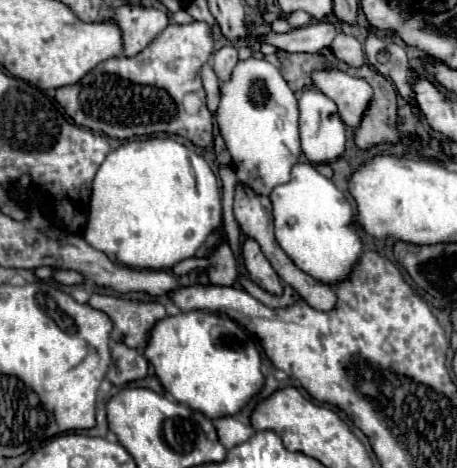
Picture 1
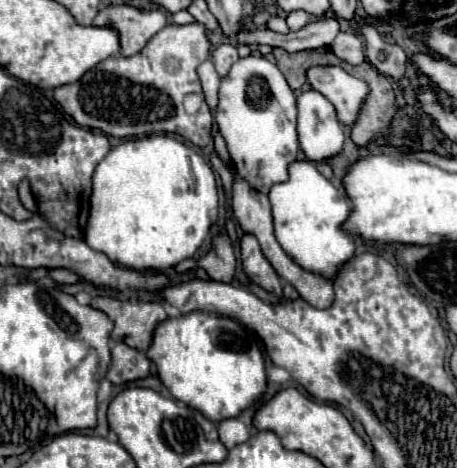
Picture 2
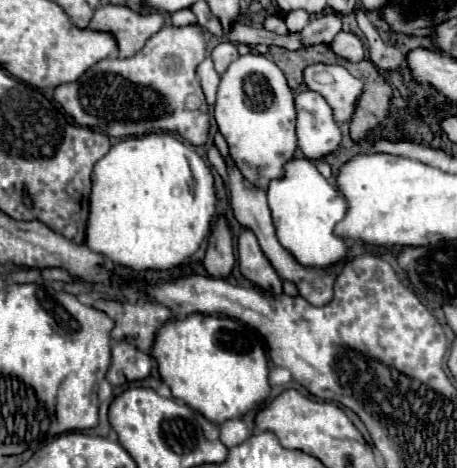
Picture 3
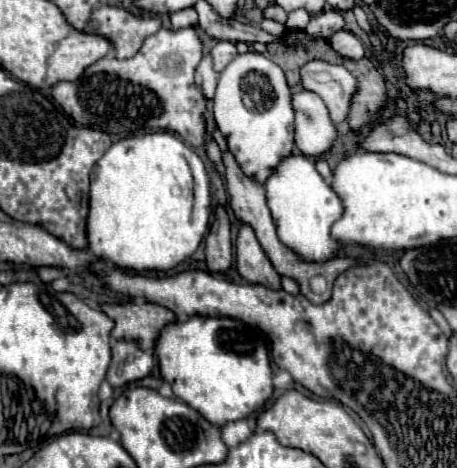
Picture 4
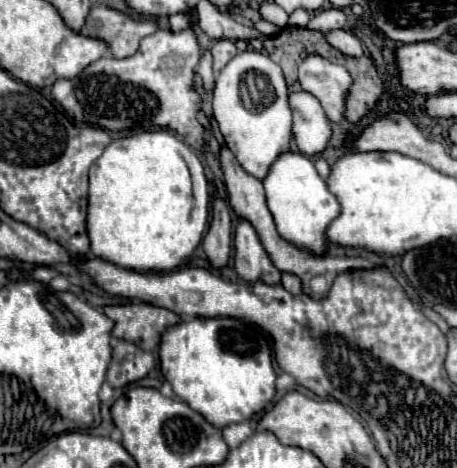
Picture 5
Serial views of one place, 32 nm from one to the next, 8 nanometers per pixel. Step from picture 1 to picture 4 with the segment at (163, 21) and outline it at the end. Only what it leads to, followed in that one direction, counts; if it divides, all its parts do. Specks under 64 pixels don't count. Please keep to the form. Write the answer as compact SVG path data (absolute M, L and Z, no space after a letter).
M98 6L92 10L92 16L82 32L104 36L110 40L116 58L130 58L134 56L142 40L160 30L158 16L134 16L122 8L114 6Z

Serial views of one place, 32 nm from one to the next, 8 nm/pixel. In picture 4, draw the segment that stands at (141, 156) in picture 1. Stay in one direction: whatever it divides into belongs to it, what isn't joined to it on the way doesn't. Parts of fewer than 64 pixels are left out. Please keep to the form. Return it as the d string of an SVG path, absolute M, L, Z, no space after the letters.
M160 130L122 138L104 152L104 156L94 164L90 172L88 248L96 258L108 260L118 268L134 272L172 270L174 266L178 266L182 260L186 260L196 252L204 234L208 232L210 214L212 214L212 194L204 162L198 158L194 148L186 145L173 132Z

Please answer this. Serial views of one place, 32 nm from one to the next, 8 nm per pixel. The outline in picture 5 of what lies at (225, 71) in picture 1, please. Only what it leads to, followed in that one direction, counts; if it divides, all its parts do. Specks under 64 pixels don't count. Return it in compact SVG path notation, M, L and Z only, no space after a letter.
M218 40L218 42L212 46L214 72L220 72L220 70L226 66L226 62L228 62L232 56L236 56L236 54L238 54L238 50L236 50L236 46L234 46L232 40Z

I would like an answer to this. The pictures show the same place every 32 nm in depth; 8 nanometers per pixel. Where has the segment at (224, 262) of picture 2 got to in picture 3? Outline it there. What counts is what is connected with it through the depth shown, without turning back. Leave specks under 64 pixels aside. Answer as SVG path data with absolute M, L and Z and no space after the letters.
M218 216L212 234L208 238L208 250L204 258L204 268L210 276L226 278L234 266L234 250L232 250L232 236L228 228L228 220Z

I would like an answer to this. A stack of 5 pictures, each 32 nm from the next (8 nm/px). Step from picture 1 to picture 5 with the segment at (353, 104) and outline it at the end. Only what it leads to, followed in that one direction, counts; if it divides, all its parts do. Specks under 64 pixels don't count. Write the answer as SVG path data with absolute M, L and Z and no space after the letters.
M310 54L298 68L298 82L302 90L320 100L328 120L340 122L344 118L344 102L352 84L352 78L344 66Z

